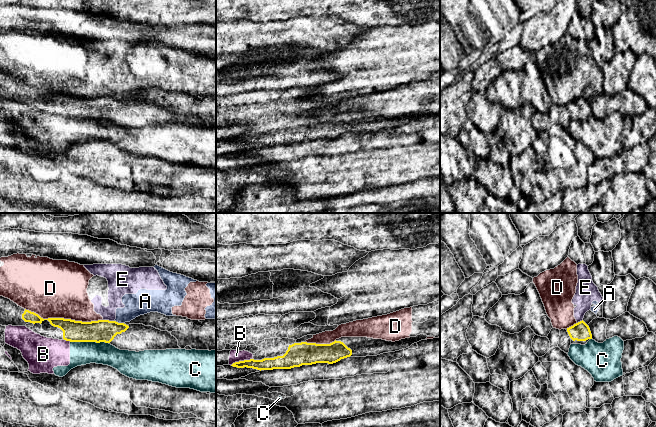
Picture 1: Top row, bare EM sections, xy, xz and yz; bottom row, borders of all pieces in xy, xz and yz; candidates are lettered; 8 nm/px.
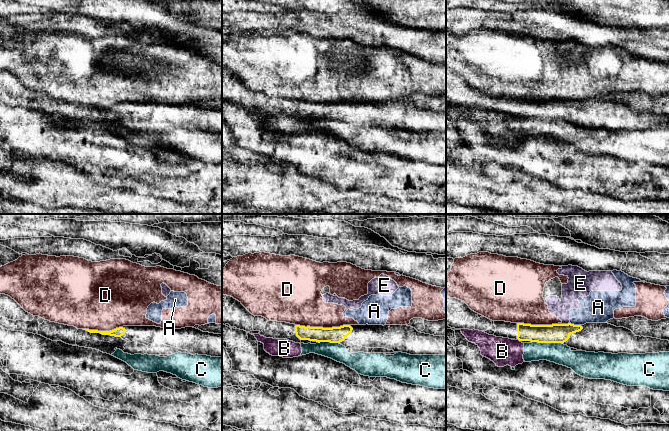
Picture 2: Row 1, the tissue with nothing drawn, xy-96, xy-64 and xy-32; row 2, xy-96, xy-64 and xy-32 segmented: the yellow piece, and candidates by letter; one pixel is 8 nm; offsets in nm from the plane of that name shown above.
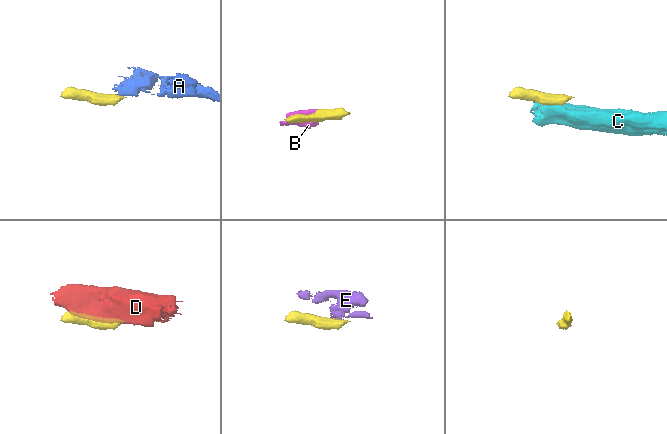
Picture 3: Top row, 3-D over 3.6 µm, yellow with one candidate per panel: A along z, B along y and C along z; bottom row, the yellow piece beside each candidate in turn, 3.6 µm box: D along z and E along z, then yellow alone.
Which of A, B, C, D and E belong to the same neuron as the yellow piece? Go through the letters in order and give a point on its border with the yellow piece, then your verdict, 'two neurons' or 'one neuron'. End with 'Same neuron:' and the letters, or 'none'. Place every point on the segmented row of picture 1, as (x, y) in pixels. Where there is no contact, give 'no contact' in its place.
A: meets yellow in xy at (119, 323); two neurons
B: meets yellow in xz at (241, 361); two neurons
C: meets yellow in xy at (89, 341); two neurons
D: meets yellow in xy at (63, 318); two neurons
E: meets yellow in xy at (108, 320); two neurons
Same neuron: none

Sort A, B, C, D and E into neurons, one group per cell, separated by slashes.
A D E / B C

